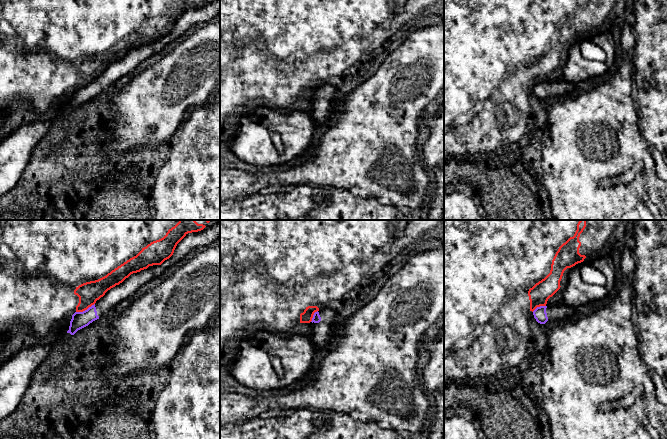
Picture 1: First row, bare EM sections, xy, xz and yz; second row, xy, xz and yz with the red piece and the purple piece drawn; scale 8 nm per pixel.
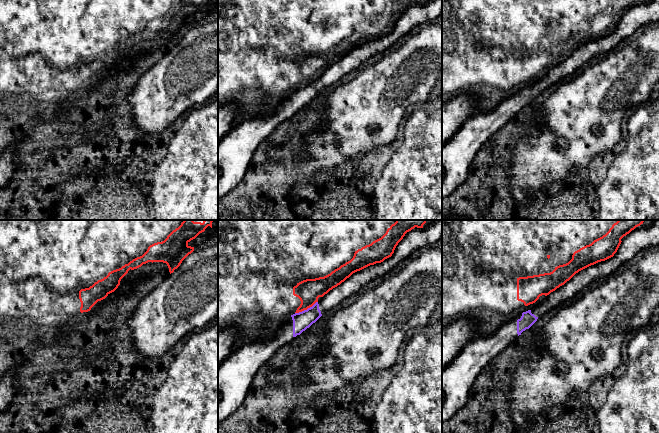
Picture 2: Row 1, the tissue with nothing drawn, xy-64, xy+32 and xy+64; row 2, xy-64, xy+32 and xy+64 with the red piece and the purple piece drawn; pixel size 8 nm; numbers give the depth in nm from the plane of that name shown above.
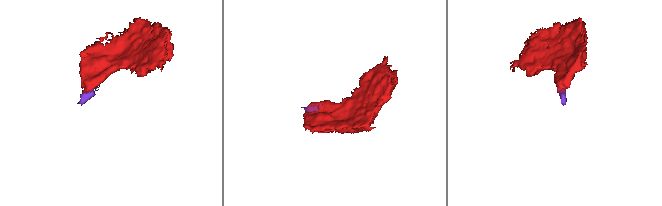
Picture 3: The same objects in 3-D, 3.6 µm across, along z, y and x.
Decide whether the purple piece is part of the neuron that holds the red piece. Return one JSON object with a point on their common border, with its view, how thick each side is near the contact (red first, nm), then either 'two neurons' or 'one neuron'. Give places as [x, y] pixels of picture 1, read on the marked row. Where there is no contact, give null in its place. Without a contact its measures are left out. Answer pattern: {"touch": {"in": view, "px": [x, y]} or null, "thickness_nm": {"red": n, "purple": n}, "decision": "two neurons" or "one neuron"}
{"touch": {"in": "xy", "px": [85, 309]}, "thickness_nm": {"red": 170, "purple": 130}, "decision": "two neurons"}

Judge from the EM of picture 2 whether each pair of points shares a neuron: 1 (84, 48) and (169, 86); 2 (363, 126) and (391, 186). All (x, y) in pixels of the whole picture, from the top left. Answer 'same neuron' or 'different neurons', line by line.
1: different neurons
2: different neurons

